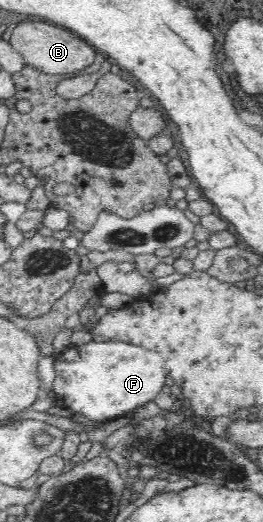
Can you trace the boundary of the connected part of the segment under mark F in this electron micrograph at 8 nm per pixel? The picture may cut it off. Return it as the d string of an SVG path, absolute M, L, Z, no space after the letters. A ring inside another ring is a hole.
M88 341L82 345L68 345L62 353L52 355L54 382L52 391L60 405L88 417L112 419L125 415L150 400L164 385L164 369L158 357L144 347L122 341Z

